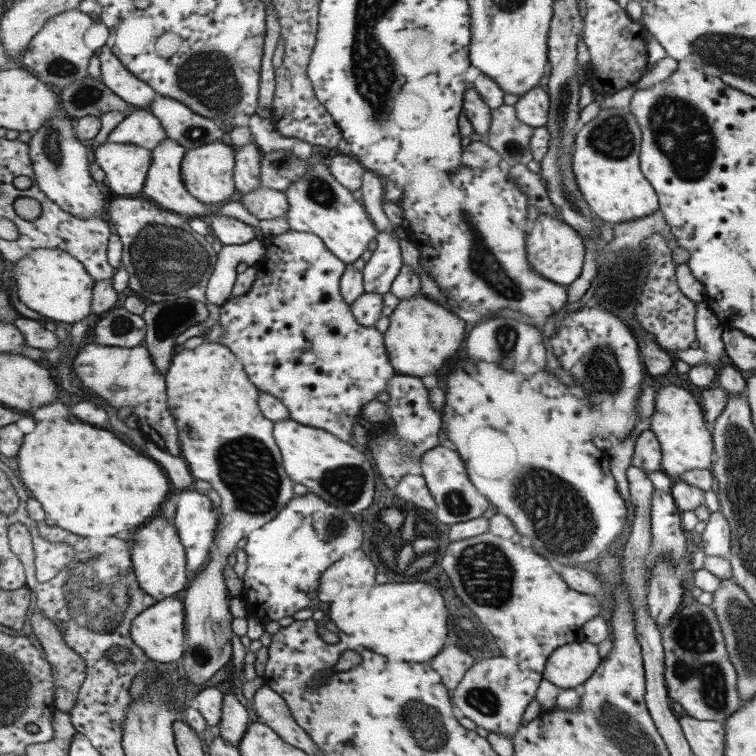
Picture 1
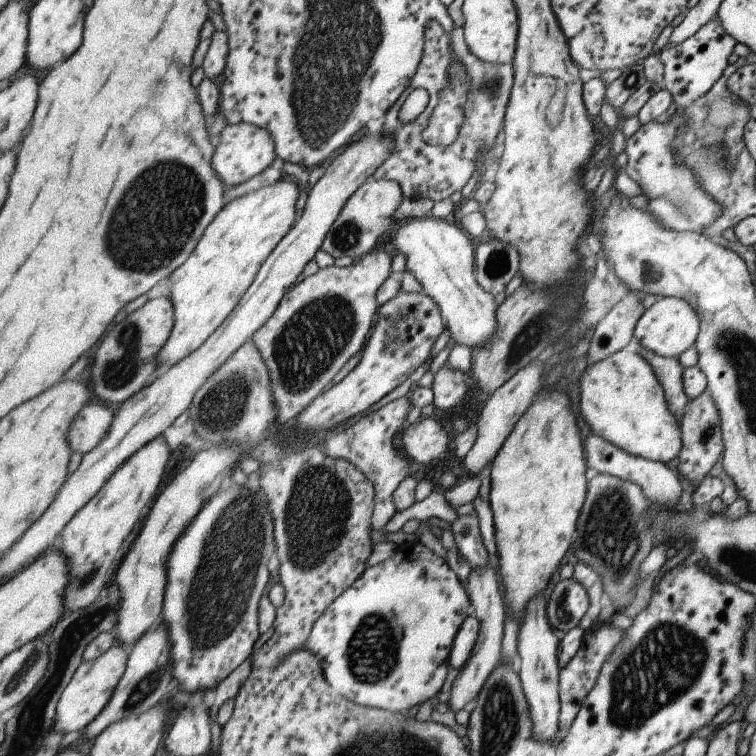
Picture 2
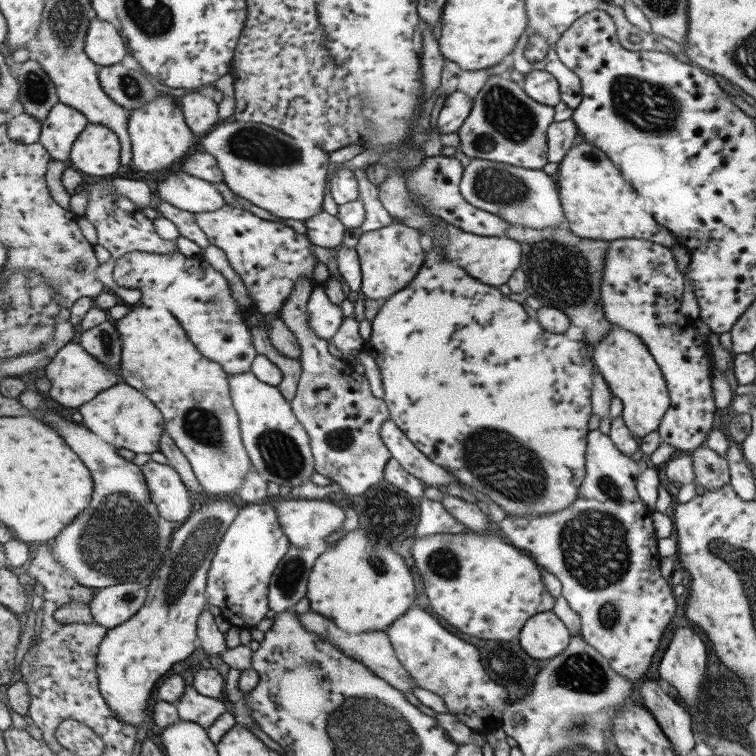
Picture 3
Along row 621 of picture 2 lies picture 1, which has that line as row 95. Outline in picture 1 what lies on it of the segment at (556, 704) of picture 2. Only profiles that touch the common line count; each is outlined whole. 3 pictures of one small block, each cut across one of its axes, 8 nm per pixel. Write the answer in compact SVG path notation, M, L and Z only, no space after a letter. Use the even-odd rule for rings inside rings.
M535 88L527 92L516 102L518 118L524 124L531 126L533 129L547 127L551 100L549 94L543 88Z

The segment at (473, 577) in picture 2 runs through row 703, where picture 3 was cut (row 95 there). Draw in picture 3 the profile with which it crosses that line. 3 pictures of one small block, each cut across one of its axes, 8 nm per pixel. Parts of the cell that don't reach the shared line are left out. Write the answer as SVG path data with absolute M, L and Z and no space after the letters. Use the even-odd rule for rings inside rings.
M461 91L451 93L444 102L437 122L438 132L458 132L469 119L474 107L474 99Z

